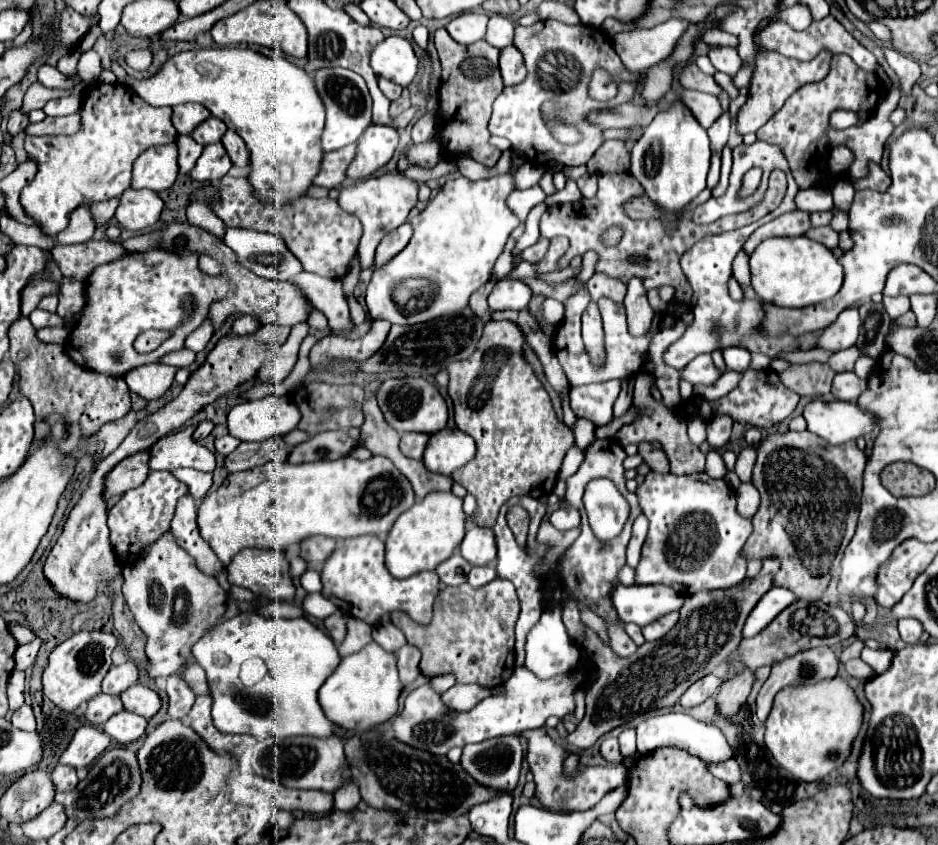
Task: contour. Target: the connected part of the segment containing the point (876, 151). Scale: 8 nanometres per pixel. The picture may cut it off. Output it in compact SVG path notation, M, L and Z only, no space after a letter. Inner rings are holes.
M893 86L889 92L889 98L883 104L879 104L877 112L865 124L853 126L847 130L827 128L829 146L845 144L855 154L853 180L861 180L867 176L869 162L875 162L875 164L881 162L883 146L893 132L889 114L897 108L897 102L899 102L899 90Z

